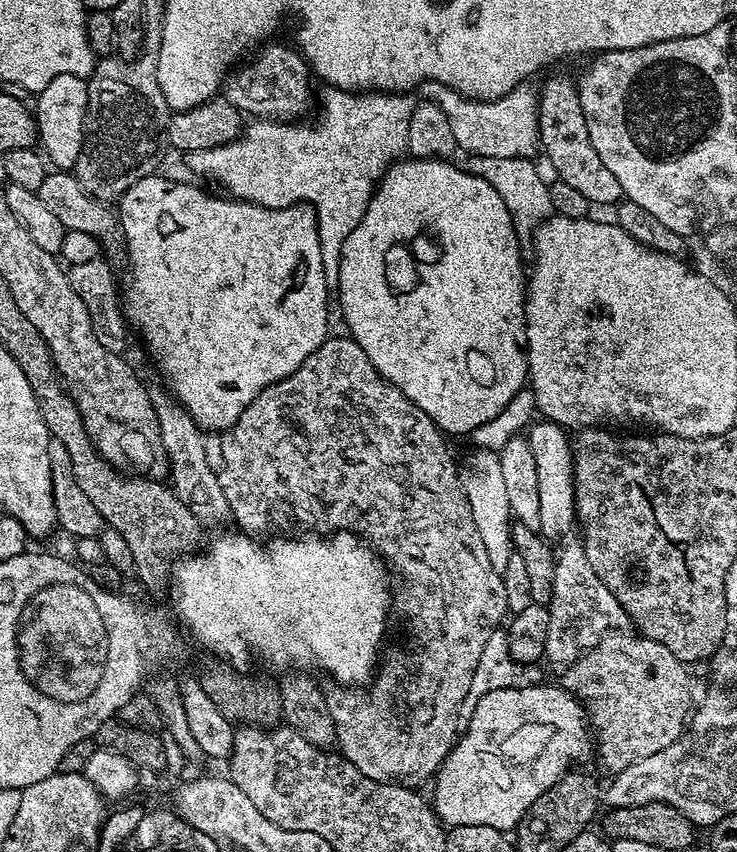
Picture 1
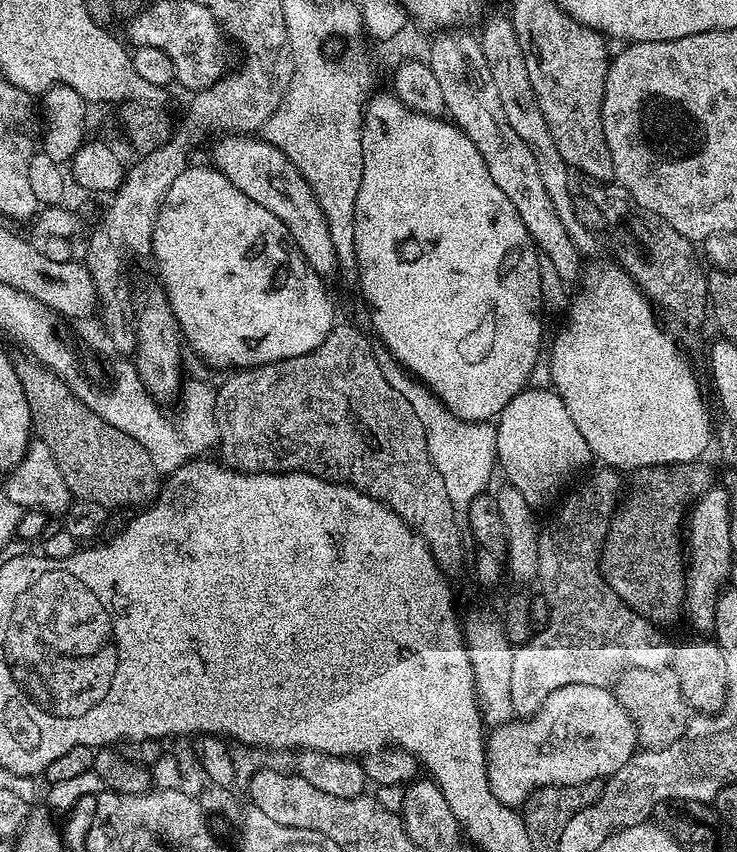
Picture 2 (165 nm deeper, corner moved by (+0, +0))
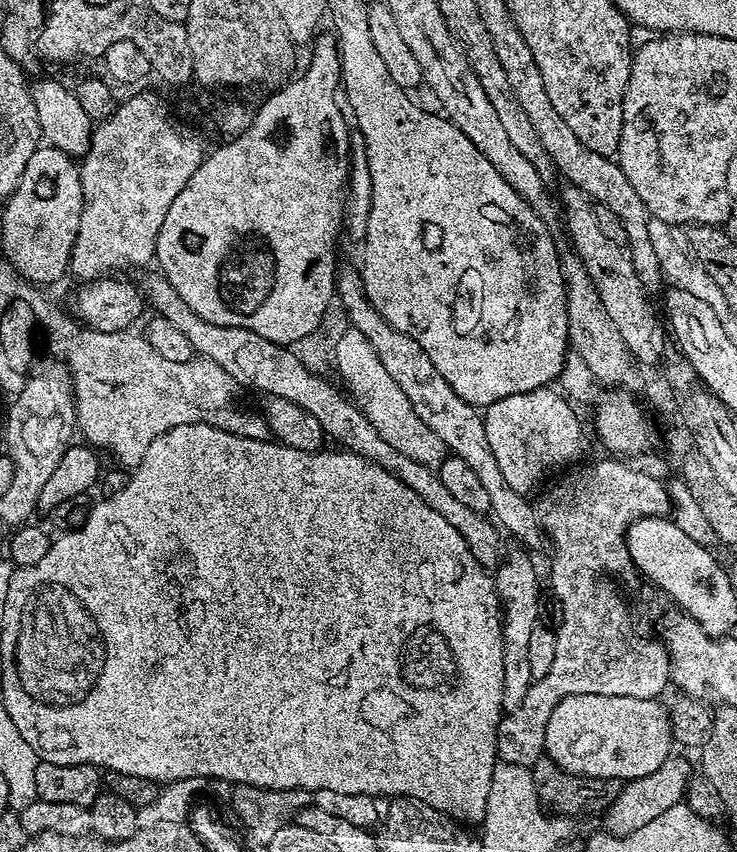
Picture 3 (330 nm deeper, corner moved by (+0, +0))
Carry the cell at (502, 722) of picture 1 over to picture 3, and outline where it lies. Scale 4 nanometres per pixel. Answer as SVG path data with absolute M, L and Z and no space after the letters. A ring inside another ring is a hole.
M570 694L554 706L544 727L542 748L549 760L575 776L627 782L646 778L670 758L672 724L659 699L606 694Z

